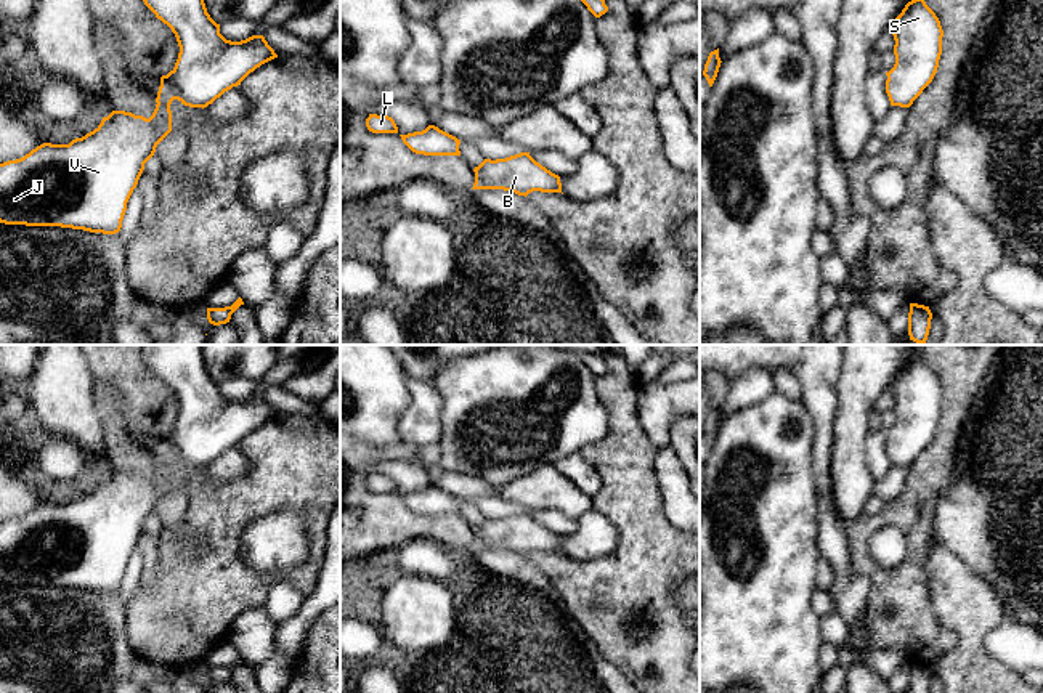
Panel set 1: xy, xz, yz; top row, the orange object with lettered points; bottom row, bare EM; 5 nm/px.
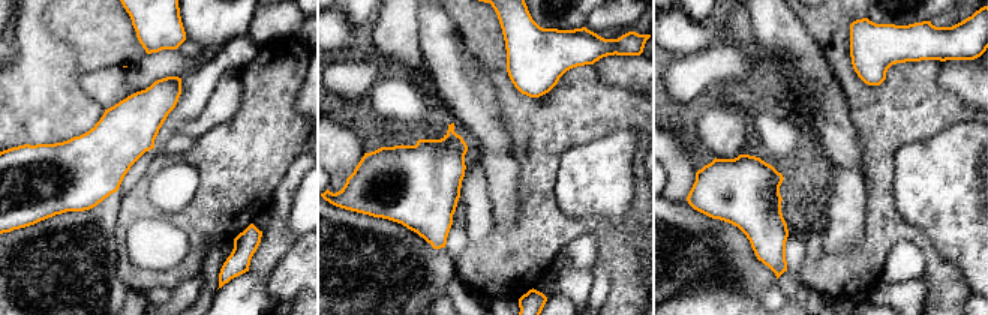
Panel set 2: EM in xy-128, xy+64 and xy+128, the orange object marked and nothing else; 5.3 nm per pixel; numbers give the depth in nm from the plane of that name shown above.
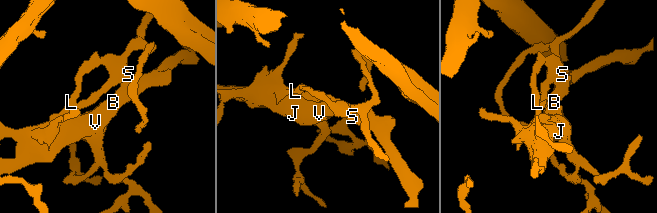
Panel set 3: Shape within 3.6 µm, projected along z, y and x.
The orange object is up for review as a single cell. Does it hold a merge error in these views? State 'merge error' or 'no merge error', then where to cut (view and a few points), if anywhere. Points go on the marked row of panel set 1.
no merge error; cut none

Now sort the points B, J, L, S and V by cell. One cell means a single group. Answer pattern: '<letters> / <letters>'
B J L S V

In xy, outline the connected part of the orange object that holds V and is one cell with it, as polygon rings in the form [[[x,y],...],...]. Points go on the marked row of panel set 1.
[[[143,0],[177,37],[180,53],[175,67],[160,77],[156,109],[149,119],[112,111],[101,124],[69,144],[43,143],[21,159],[0,164],[0,223],[61,226],[90,233],[116,234],[122,228],[127,202],[138,184],[144,164],[172,132],[170,104],[178,99],[189,107],[207,107],[217,98],[278,58],[263,35],[241,42],[226,40],[207,13],[204,0]]]

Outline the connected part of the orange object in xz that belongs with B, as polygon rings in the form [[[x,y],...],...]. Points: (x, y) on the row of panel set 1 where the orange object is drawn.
[[[530,152],[485,159],[473,172],[472,189],[504,189],[525,197],[533,191],[562,192],[560,176],[536,162]]]

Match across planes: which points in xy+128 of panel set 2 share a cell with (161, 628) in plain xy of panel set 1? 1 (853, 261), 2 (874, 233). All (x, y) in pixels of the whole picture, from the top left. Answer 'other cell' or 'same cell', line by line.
1: same cell
2: same cell

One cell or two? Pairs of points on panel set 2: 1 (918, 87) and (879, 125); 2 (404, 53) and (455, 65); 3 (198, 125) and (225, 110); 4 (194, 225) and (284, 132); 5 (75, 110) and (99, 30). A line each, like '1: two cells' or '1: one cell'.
1: one cell
2: two cells
3: one cell
4: one cell
5: two cells

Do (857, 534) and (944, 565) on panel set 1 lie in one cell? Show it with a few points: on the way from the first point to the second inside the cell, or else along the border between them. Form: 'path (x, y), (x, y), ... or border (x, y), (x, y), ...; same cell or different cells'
border (934, 536), (926, 560), (929, 595); different cells

